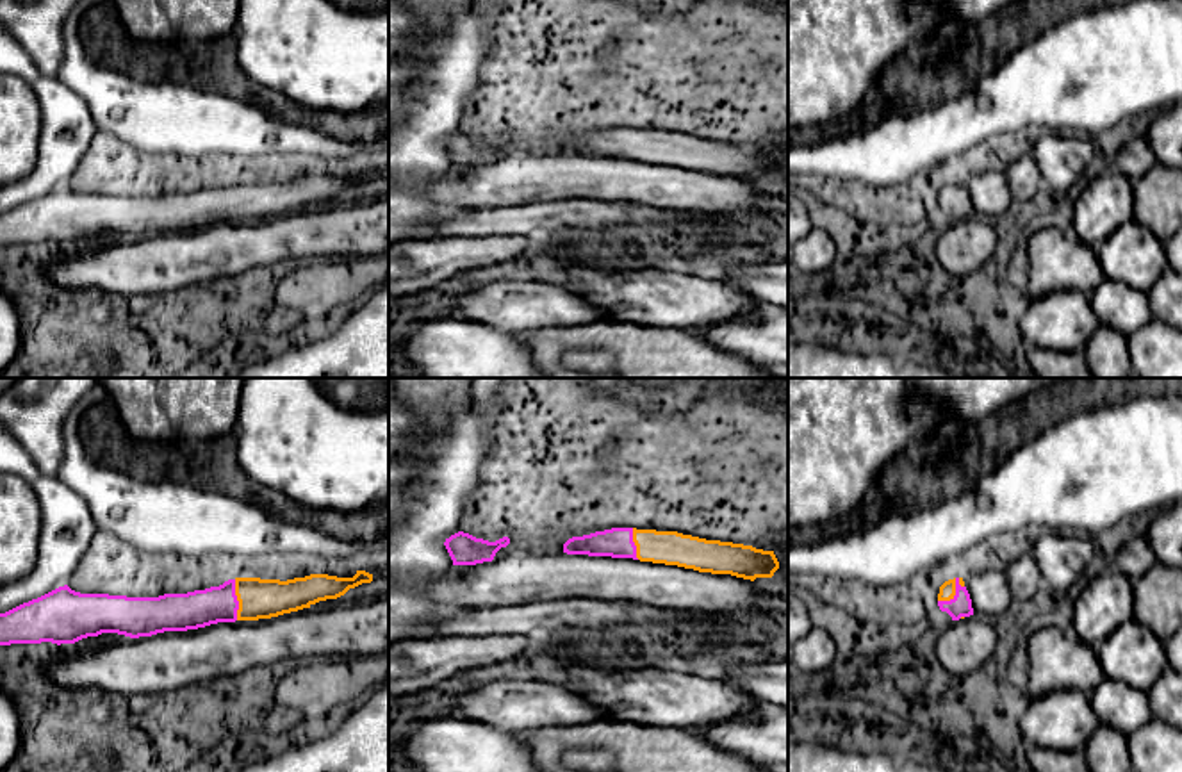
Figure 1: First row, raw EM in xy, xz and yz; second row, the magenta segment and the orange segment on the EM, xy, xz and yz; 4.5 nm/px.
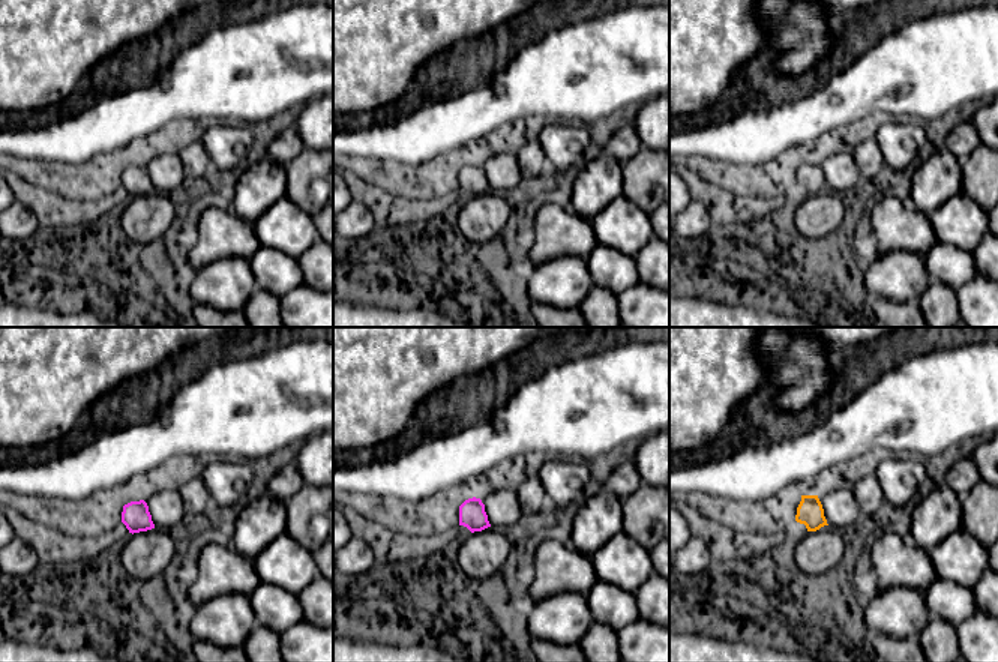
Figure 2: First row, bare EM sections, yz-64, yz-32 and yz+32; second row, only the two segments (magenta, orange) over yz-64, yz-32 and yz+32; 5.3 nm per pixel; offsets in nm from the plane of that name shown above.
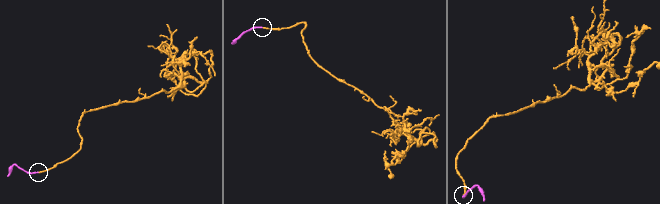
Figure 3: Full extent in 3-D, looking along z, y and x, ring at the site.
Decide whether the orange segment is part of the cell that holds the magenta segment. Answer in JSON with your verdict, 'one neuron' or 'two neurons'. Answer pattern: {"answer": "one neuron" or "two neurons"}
{"answer": "one neuron"}

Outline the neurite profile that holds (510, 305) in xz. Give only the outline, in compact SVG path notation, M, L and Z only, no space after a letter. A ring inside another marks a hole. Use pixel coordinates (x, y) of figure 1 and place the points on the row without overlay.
M538 280L483 283L453 296L449 307L460 312L460 319L508 333L608 321L576 292Z

